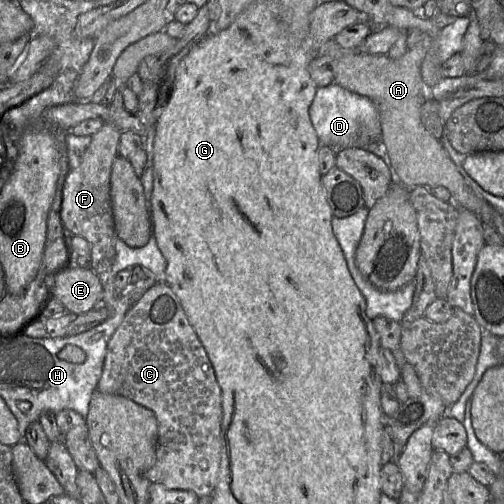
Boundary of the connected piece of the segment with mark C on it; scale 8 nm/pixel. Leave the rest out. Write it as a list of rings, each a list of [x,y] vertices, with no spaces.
[[[157,279],[146,293],[127,312],[123,322],[108,342],[103,372],[96,390],[105,394],[123,396],[154,412],[158,421],[156,461],[153,467],[147,472],[147,478],[152,483],[162,484],[168,489],[190,490],[199,498],[211,498],[213,496],[219,479],[219,466],[221,462],[221,388],[217,382],[214,368],[209,360],[205,348],[193,327],[190,325],[178,297],[166,282]]]

